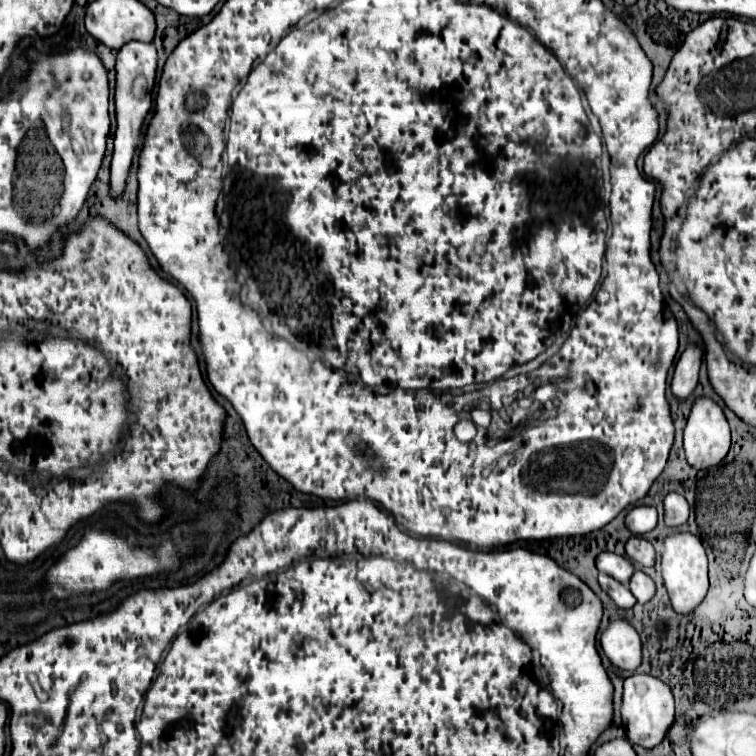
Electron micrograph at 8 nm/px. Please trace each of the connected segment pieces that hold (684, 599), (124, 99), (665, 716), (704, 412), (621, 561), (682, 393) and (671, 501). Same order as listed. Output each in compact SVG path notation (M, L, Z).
M674 532L664 540L662 578L670 594L670 602L678 614L692 612L708 592L708 556L702 540L692 532Z
M132 40L124 44L116 56L116 140L114 140L114 154L112 154L112 168L110 168L110 194L120 198L126 192L128 172L132 168L132 158L136 154L136 146L142 134L144 120L152 108L152 88L156 82L156 68L158 68L158 54L154 42L138 42Z
M632 674L624 680L624 694L622 694L622 706L620 706L622 724L626 728L626 736L644 748L652 748L662 742L666 730L674 722L674 698L670 688L648 674Z
M698 396L684 428L686 460L694 468L718 464L730 450L730 428L722 408L706 396Z
M602 552L602 554L598 554L596 568L600 572L616 578L622 584L628 584L630 576L634 572L632 562L628 558L624 558L624 556L620 556L620 554L614 554L614 552Z
M688 344L674 368L674 378L672 378L674 396L684 400L686 396L692 394L692 390L698 384L700 364L702 364L702 350L696 344Z
M668 492L664 496L664 520L666 520L666 526L680 526L688 520L688 514L690 514L690 506L686 502L684 496L676 494L676 492Z

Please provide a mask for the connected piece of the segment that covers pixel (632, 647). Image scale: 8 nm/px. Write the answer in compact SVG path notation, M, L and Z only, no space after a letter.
M612 620L600 638L604 654L616 668L634 670L642 662L642 644L634 626L626 620Z

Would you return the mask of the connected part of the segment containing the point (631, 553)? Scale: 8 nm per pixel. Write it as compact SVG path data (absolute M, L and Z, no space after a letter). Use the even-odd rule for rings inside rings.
M642 536L628 538L628 542L626 542L626 554L628 554L630 560L640 562L642 566L654 566L654 560L656 560L654 546L648 540L644 540Z

